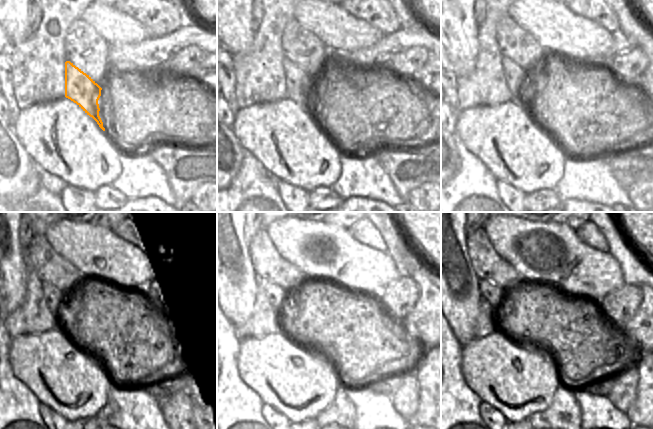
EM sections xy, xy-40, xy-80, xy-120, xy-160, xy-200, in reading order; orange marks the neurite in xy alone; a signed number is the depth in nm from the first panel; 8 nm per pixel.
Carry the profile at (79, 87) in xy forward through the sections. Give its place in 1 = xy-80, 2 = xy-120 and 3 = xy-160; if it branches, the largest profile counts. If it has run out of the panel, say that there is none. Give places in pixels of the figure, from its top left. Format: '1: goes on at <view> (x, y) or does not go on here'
1: goes on at xy-80 (519, 81)
2: goes on at xy-120 (54, 297)
3: goes on at xy-160 (277, 296)

